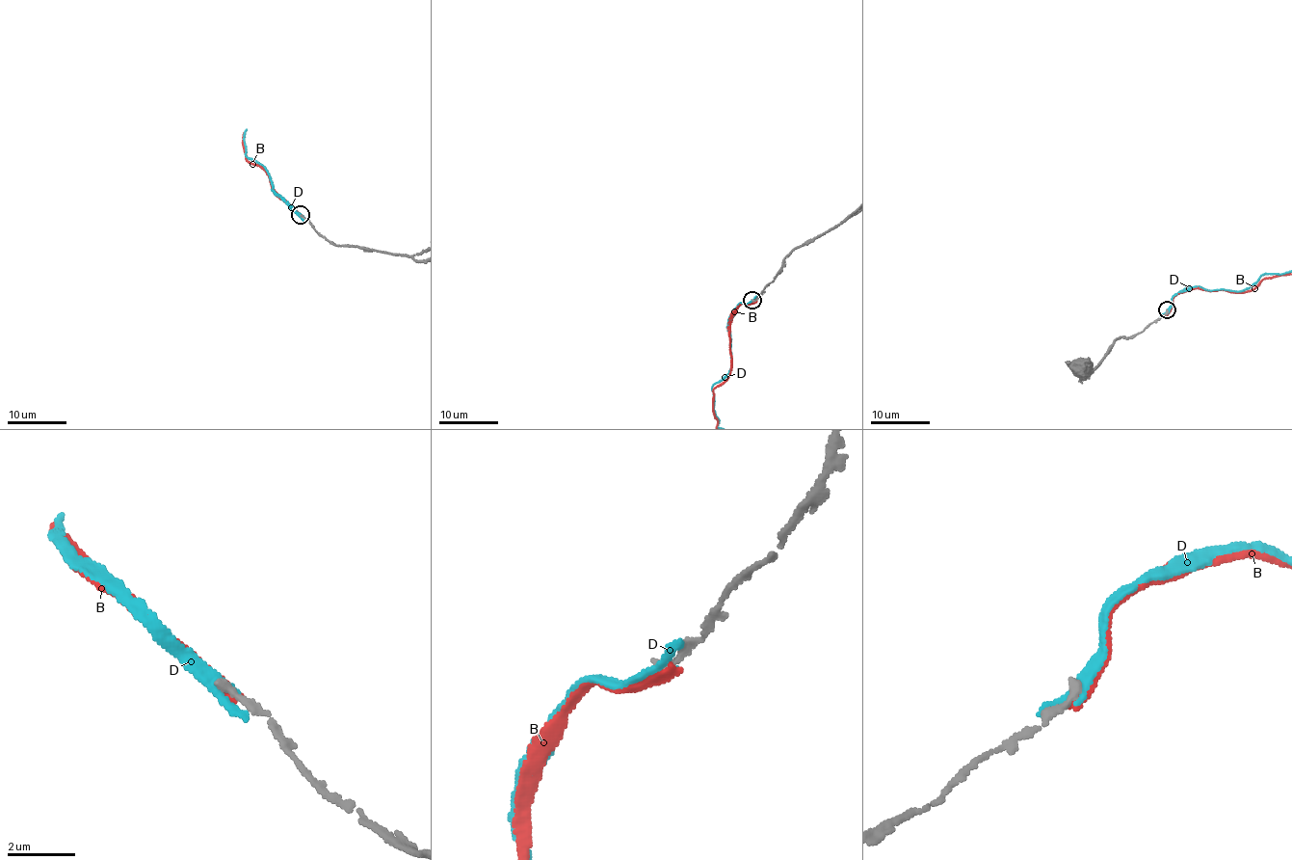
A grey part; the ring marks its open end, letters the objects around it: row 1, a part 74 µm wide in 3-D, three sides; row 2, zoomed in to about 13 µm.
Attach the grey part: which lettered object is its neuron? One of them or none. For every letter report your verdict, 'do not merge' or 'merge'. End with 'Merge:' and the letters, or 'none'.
B: do not merge
D: do not merge
Merge: none

